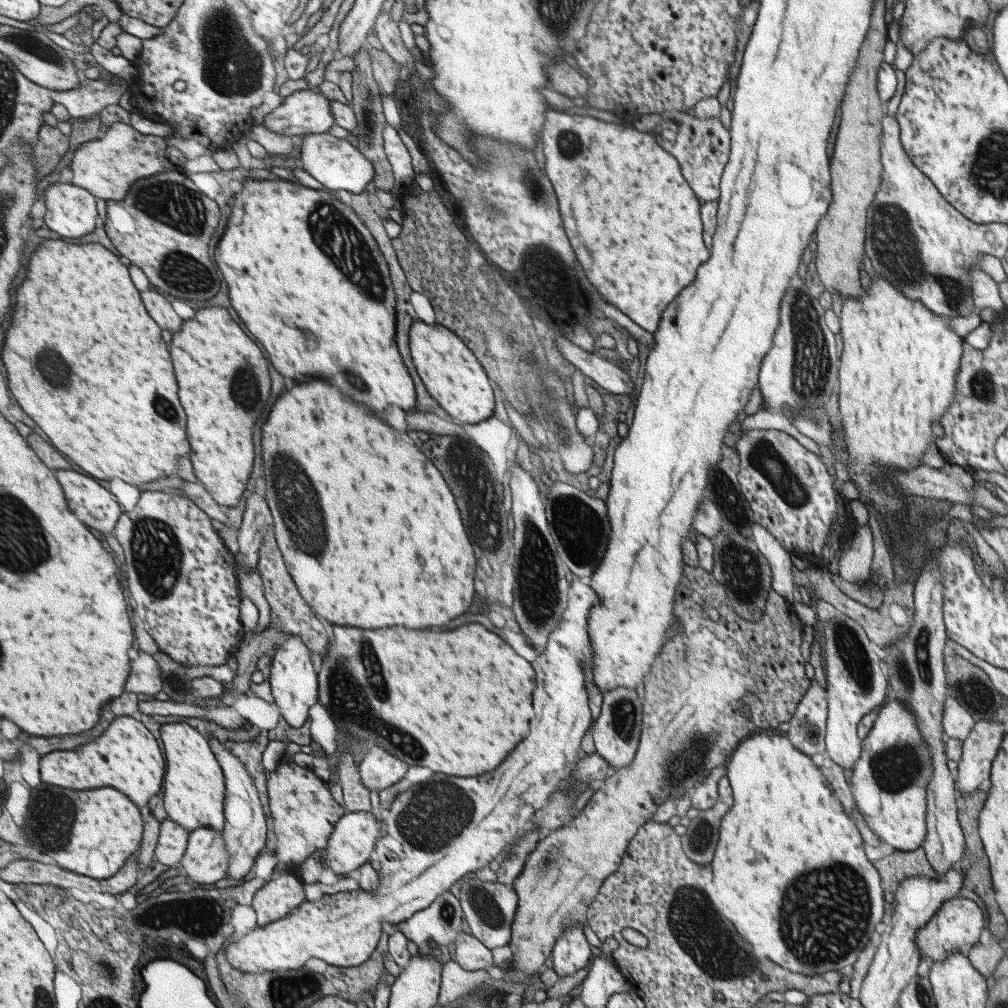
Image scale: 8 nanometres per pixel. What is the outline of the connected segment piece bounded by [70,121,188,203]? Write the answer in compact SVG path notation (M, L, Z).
M115 121L102 140L86 142L75 152L70 164L73 174L71 182L77 186L89 189L96 198L102 199L107 203L123 201L127 193L130 192L133 183L141 178L149 178L150 176L161 174L165 170L175 170L187 174L188 170L185 168L187 161L186 154L169 144L164 138L142 134L139 130L135 130L133 126L130 126L130 124Z

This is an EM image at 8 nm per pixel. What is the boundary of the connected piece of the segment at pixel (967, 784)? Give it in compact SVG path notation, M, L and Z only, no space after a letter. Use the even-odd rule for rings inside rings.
M993 719L976 720L973 723L973 727L967 733L967 737L963 739L961 757L956 762L955 782L957 783L959 793L971 793L971 791L975 791L981 785L982 780L990 779L991 765L997 754L997 749L999 749L1003 735L1002 725L998 721Z

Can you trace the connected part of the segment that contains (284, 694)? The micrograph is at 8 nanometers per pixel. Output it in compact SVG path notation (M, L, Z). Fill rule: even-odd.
M290 636L277 646L270 669L270 688L274 702L281 708L281 716L294 726L301 728L309 720L309 710L320 701L318 671L319 663L299 636Z

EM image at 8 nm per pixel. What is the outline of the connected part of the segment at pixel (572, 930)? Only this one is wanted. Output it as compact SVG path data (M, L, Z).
M571 925L561 931L551 949L552 969L558 977L571 975L588 966L590 952L580 925Z

